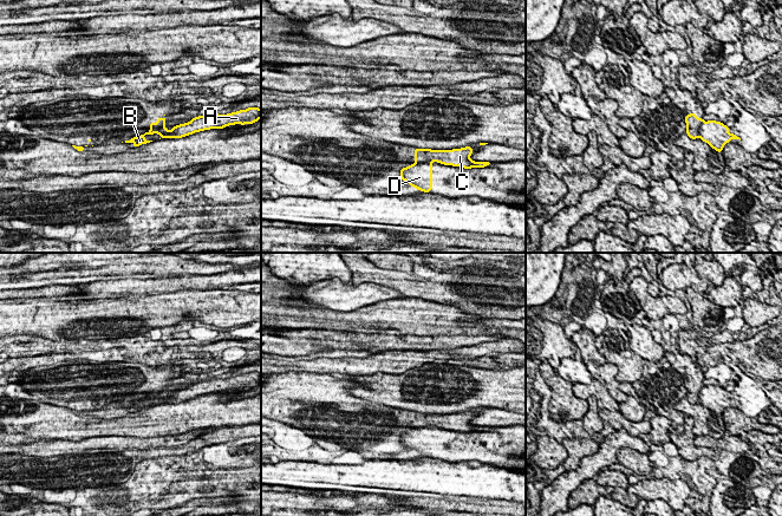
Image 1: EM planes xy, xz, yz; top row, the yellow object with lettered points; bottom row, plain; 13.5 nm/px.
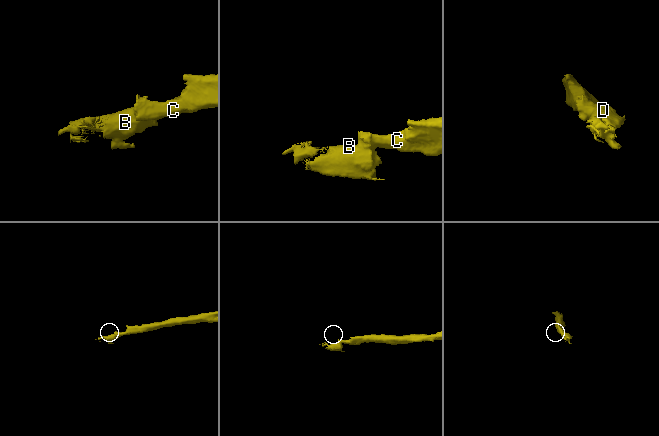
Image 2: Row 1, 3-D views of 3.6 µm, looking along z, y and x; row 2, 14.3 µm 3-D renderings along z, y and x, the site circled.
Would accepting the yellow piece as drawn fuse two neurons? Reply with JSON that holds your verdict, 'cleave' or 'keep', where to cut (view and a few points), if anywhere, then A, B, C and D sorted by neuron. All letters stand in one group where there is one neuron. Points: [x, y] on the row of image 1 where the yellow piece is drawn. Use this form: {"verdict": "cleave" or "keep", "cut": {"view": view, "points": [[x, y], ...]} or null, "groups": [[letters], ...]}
{"verdict": "cleave", "cut": {"view": "xz", "points": [[431, 161], [415, 163]]}, "groups": [["A", "C"], ["B", "D"]]}

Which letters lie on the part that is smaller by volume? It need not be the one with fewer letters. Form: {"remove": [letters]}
{"remove": ["B", "D"]}

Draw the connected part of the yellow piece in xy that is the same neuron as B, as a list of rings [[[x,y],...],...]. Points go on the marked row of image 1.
[[[163,126],[158,130],[150,130],[149,132],[145,132],[144,135],[141,135],[141,136],[137,136],[137,137],[133,137],[129,141],[125,141],[125,143],[132,143],[132,148],[136,148],[136,146],[139,146],[142,144],[146,144],[146,143],[150,143],[152,141],[148,141],[144,138],[145,135],[154,135],[154,133],[158,133],[161,136],[161,138],[165,138],[164,135],[168,132],[168,128]]]

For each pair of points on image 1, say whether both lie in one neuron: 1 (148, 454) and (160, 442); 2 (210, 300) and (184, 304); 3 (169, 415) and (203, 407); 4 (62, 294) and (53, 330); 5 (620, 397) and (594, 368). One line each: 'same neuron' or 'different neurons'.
1: different neurons
2: same neuron
3: same neuron
4: different neurons
5: same neuron

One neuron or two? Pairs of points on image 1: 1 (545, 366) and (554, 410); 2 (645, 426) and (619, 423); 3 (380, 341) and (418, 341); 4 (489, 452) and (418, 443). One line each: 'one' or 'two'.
1: one
2: one
3: one
4: one

